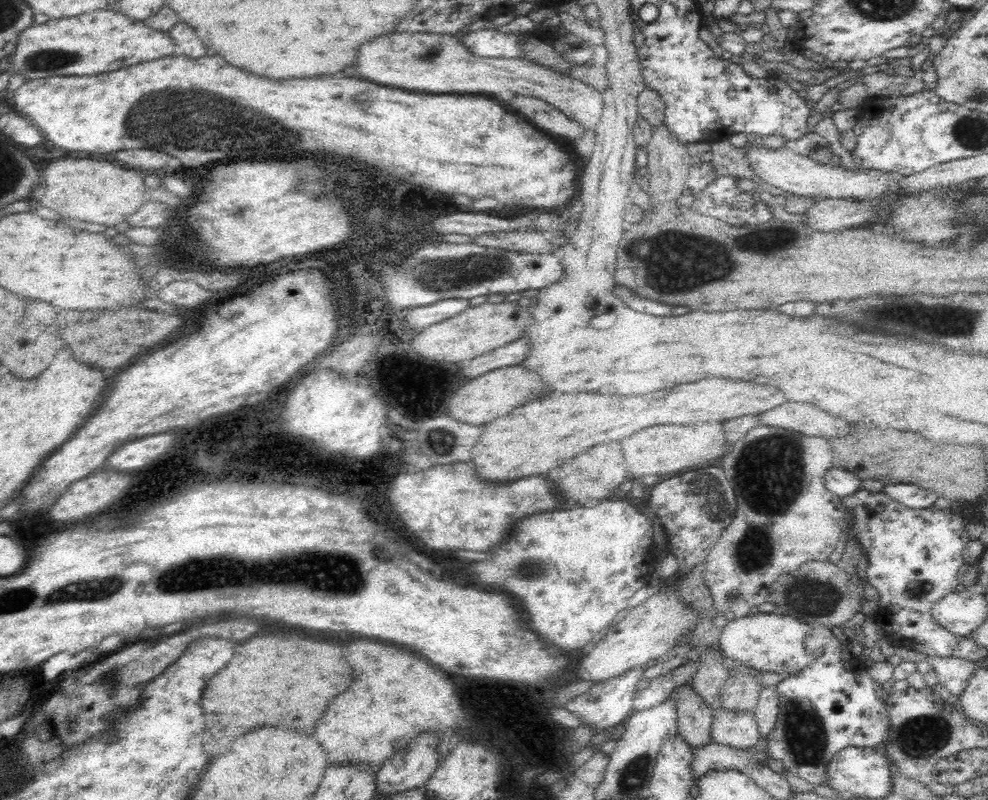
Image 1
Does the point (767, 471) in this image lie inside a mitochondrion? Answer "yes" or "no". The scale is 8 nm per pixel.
yes

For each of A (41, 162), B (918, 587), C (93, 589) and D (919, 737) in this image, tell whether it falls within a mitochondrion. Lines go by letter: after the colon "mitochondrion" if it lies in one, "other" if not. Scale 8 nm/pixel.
A: other
B: mitochondrion
C: mitochondrion
D: mitochondrion

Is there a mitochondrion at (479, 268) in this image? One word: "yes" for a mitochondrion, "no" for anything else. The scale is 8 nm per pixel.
yes

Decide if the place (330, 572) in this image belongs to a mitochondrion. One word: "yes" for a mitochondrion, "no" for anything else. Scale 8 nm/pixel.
yes

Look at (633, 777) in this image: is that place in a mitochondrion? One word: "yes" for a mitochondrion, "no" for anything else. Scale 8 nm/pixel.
yes

